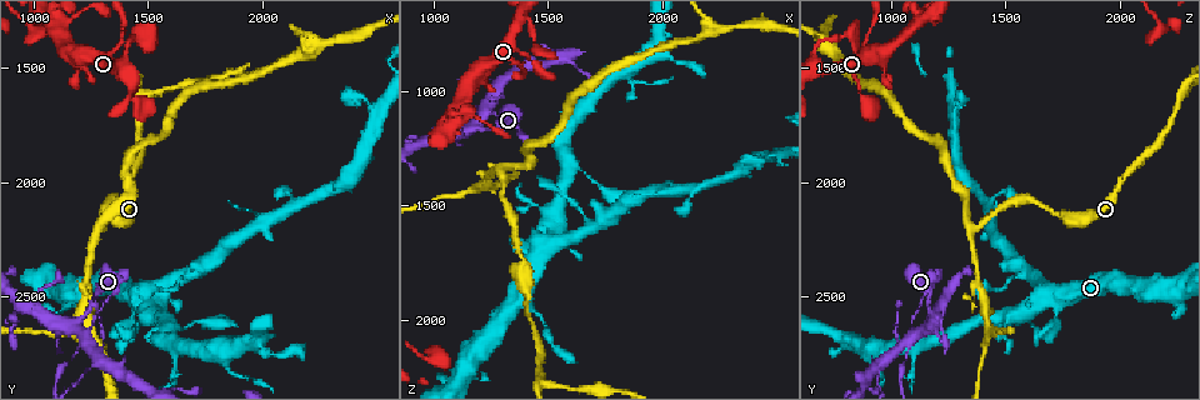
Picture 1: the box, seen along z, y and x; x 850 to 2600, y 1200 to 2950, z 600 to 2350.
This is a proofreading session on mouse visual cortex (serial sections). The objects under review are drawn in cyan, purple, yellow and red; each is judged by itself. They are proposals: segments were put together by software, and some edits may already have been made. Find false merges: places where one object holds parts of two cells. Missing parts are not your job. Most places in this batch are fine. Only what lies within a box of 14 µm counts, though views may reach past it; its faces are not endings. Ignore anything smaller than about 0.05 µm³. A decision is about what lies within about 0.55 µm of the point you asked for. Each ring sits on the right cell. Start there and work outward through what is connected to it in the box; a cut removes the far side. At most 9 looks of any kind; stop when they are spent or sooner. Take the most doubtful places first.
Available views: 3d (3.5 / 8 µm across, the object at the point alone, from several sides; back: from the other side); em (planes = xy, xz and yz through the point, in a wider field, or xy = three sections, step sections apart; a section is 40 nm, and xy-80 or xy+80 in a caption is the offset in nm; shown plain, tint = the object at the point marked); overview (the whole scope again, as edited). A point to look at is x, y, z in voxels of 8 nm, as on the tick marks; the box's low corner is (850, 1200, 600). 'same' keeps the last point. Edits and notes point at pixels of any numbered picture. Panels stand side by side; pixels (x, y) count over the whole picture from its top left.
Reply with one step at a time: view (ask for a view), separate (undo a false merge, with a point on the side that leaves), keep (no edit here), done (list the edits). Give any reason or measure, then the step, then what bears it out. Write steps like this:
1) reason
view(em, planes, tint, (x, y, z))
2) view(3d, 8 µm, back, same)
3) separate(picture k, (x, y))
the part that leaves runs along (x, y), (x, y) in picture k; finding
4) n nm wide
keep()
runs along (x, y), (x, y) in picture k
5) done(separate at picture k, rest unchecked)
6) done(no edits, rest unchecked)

thick turns thin
view(3d, 3.5 µm, (1570, 2460, 1460))

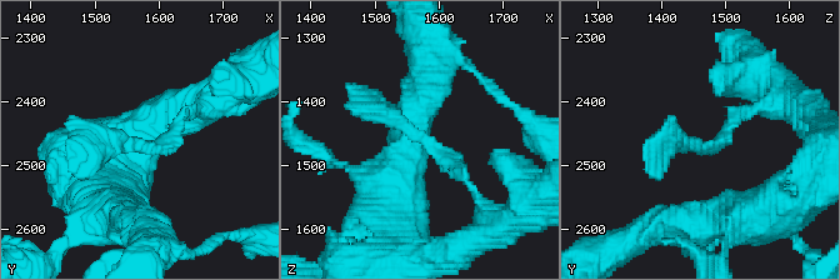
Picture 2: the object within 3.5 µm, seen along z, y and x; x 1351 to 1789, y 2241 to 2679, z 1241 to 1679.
view(em, xy, step 5, tint, (1565, 2470, 1455))

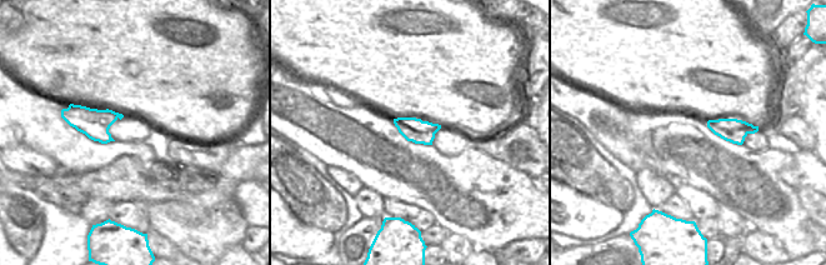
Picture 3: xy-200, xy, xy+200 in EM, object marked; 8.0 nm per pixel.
keep()
one cell here

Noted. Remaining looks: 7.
side arm on a straight run
view(em, xy, step 2, tint, (1300, 2190, 1360))

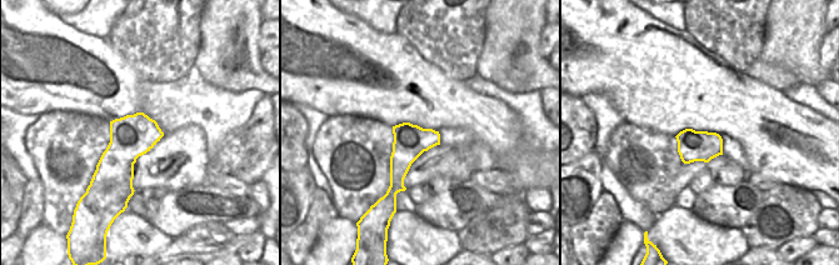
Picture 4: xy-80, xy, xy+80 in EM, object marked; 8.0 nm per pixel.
wider look
view(3d, 3.5 µm, same)

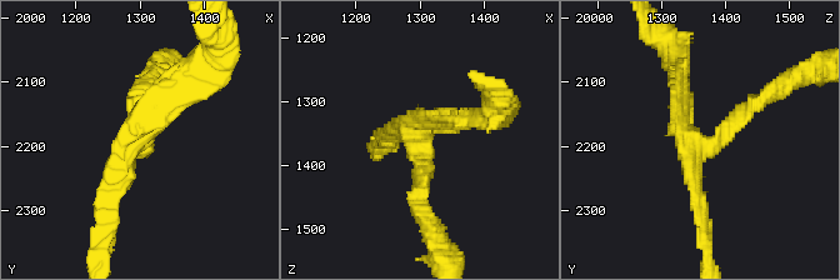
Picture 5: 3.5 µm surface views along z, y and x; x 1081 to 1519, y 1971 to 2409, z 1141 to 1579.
arms of 200, 200, 300 nm
keep()
all the same cell

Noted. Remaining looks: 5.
arms part here
view(3d, 8 µm, (1210, 2570, 1420))

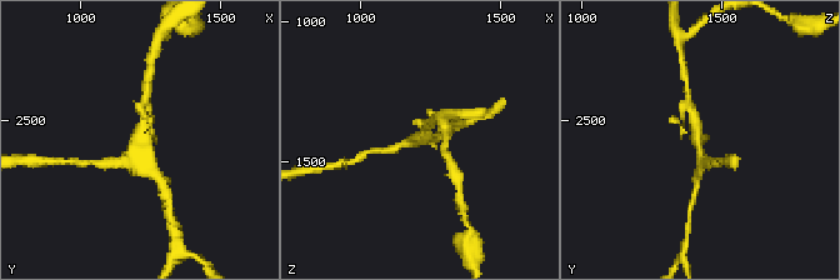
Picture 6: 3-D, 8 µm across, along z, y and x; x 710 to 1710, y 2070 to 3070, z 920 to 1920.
view(em, xy, step 1, tint, (1210, 2590, 1420))

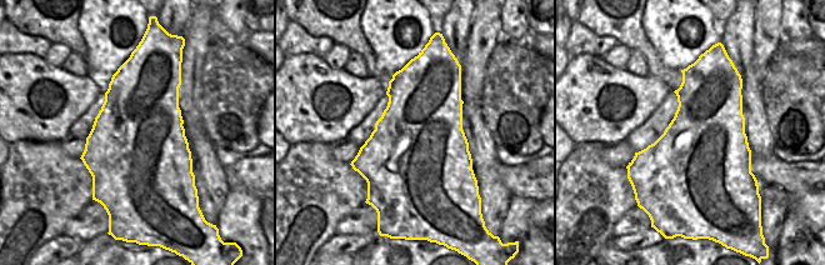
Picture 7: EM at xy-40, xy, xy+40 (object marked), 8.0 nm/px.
keep()
runs along (145, 108), (140, 143), (155, 176) in picture 6; one cell here

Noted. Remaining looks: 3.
three-way junction
view(3d, 3.5 µm, (1230, 2690, 1070))

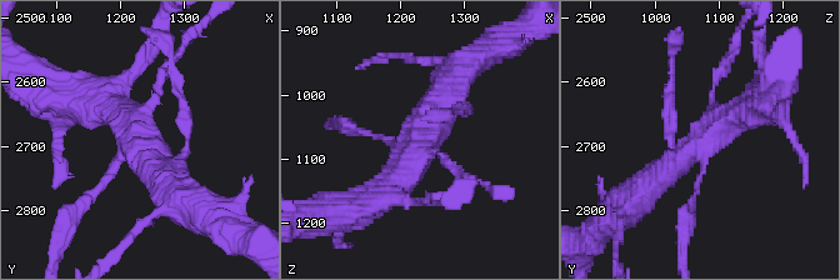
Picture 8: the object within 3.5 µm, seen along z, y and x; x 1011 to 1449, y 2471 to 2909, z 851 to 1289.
view(em, xy, step 2, tint, (1220, 2695, 1070))

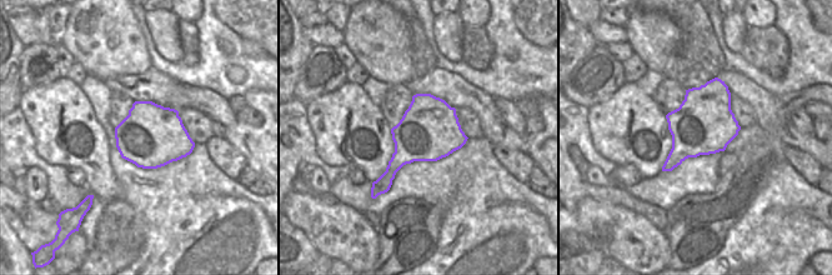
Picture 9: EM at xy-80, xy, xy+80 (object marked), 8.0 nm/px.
480 nm wide
keep()
runs along (755, 98), (640, 194) in picture 8; continuous, no second cell

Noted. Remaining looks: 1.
done(no edits, rest unchecked)

